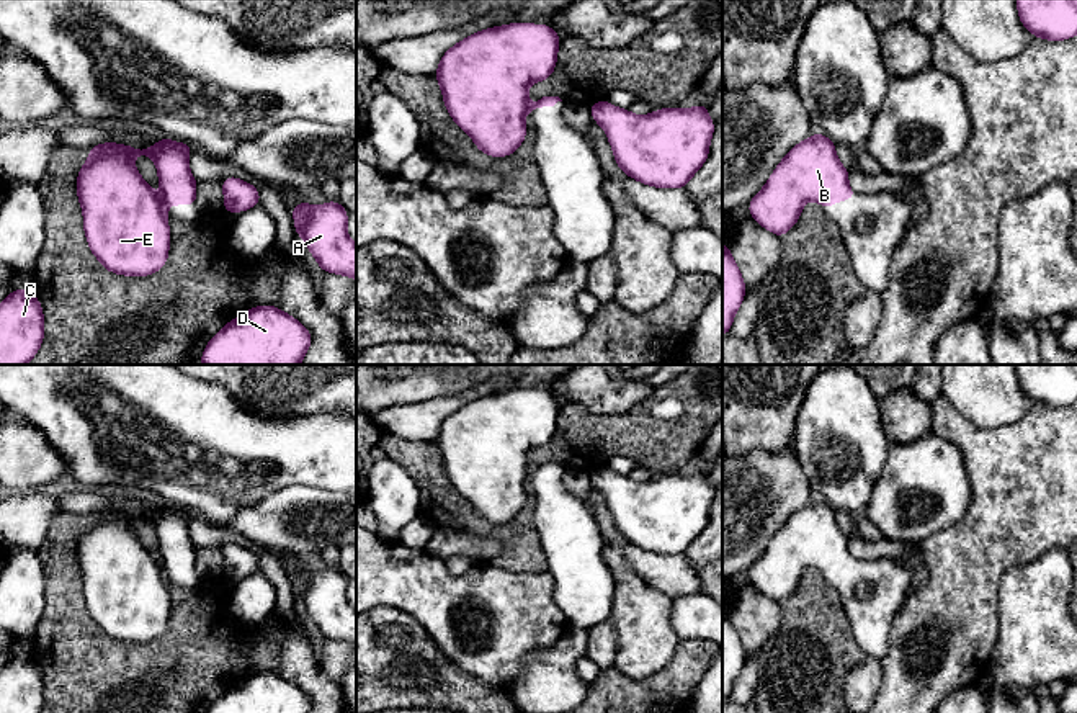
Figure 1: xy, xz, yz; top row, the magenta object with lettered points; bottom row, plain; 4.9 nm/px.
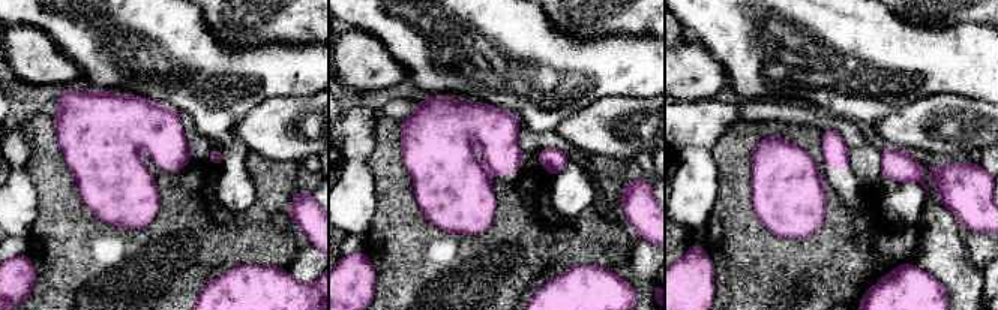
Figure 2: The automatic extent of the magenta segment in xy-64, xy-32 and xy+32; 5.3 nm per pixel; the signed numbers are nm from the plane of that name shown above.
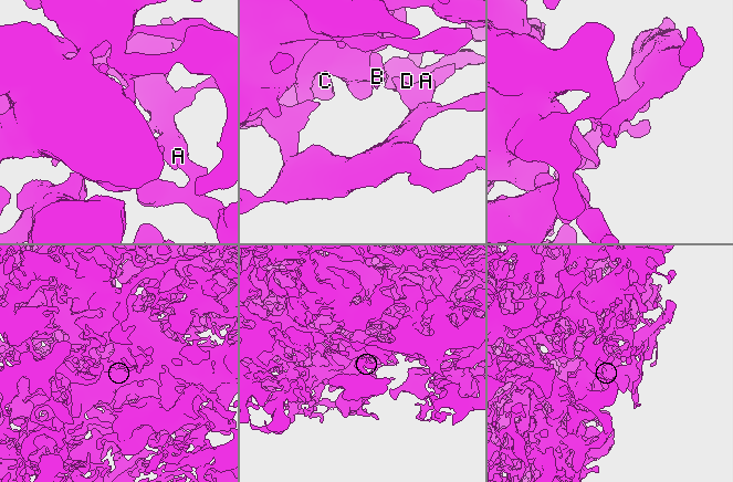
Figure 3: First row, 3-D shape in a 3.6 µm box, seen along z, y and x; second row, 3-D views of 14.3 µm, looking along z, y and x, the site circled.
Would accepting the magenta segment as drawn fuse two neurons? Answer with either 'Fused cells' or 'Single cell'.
Single cell

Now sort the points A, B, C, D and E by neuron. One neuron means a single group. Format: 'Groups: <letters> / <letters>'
Groups: A B C D E

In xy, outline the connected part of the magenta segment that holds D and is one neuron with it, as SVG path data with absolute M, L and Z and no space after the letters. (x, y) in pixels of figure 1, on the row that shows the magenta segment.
M255 306L208 342L201 365L299 365L311 342L293 316L276 306Z

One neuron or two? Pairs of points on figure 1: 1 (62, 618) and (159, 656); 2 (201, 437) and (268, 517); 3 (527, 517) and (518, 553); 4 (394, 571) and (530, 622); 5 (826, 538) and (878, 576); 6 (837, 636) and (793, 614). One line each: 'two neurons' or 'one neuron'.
1: one neuron
2: two neurons
3: one neuron
4: one neuron
5: one neuron
6: one neuron

